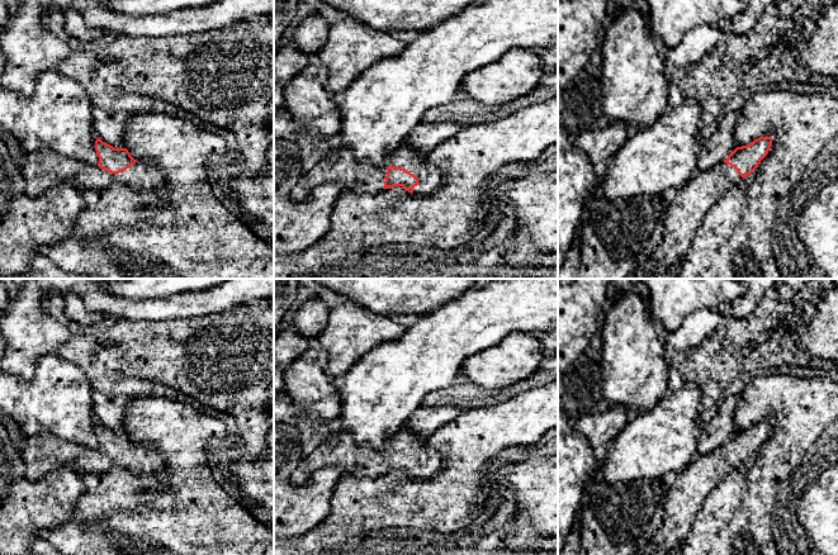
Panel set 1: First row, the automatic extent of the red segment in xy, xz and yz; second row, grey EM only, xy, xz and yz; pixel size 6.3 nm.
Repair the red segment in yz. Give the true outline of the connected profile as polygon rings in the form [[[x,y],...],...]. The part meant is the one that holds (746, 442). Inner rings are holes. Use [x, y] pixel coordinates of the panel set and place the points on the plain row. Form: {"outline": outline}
{"outline": [[[759,421],[737,431],[726,443],[680,471],[669,487],[659,527],[633,555],[668,555],[682,547],[711,490],[758,451],[771,430],[772,421]]]}

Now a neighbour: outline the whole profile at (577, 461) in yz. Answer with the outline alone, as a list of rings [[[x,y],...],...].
[[[558,409],[558,554],[562,551],[581,511],[584,485],[598,466],[600,459],[595,455],[592,446],[573,426],[569,416]]]

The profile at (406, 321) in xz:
[[[389,314],[388,317],[394,319],[397,323],[402,324],[404,328],[408,328],[420,318],[418,316],[394,316],[394,314]]]

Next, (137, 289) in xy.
[[[124,279],[110,281],[106,291],[132,300],[170,298],[183,293],[204,291],[228,279]]]

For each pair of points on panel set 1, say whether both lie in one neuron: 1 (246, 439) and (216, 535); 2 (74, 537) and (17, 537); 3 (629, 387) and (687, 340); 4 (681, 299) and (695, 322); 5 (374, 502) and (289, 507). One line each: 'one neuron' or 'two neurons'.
1: two neurons
2: two neurons
3: two neurons
4: two neurons
5: two neurons

